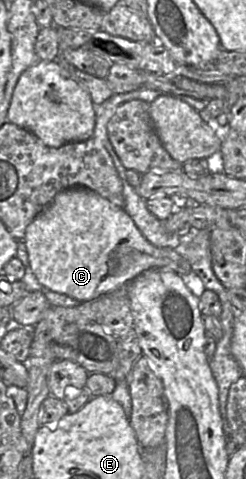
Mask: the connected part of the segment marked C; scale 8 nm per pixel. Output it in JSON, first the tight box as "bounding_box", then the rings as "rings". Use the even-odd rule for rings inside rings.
{"bounding_box":[23,186,192,302],"rings":[[[83,186],[66,188],[29,223],[23,238],[30,268],[45,288],[65,294],[80,302],[95,300],[124,287],[148,269],[171,270],[178,275],[192,271],[190,263],[171,248],[149,243],[123,208]]]}

